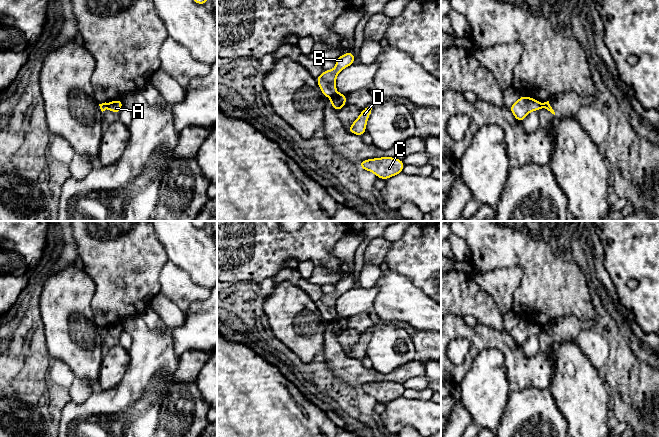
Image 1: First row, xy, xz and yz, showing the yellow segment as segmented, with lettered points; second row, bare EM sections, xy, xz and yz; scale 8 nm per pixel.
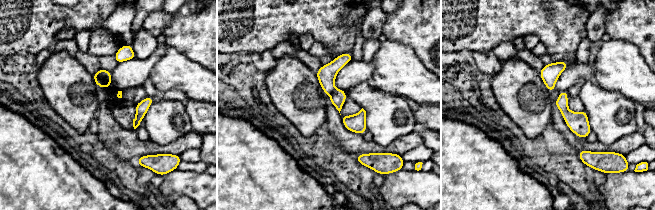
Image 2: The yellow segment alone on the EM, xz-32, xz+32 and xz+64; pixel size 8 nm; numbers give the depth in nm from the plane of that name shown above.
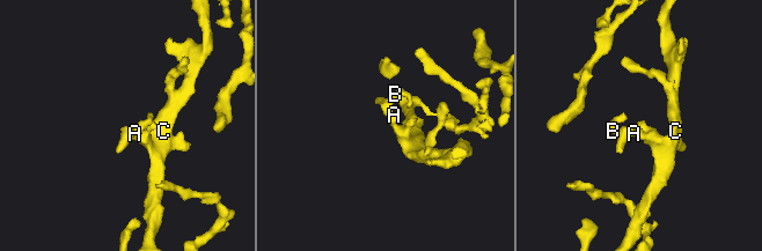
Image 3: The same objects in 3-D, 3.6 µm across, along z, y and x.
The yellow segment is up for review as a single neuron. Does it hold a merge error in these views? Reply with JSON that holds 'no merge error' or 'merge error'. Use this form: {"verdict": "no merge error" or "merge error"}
{"verdict": "merge error"}

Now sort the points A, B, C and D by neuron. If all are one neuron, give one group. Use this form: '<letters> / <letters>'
A C D / B

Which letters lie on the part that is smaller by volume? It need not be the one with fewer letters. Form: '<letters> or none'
B

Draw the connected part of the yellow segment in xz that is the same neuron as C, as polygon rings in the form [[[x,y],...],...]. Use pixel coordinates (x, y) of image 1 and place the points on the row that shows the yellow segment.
[[[390,156],[365,159],[359,162],[358,165],[361,169],[370,171],[383,180],[402,173],[405,167],[403,160]]]

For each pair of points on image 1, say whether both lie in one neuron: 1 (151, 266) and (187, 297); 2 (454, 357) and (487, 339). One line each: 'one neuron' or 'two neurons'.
1: two neurons
2: two neurons

